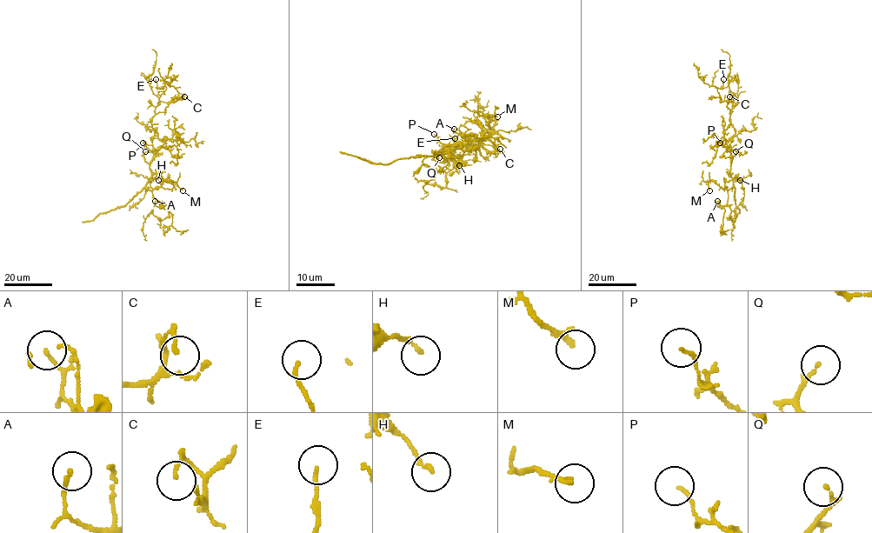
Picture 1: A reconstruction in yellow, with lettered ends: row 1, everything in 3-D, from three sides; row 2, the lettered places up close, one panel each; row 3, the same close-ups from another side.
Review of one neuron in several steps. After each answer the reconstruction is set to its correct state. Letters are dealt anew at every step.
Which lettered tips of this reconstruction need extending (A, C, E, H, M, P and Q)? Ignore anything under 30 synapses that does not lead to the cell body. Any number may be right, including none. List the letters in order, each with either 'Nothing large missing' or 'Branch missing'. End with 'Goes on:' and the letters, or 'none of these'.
A: Nothing large missing
C: Nothing large missing
E: Nothing large missing
H: Nothing large missing
M: Branch missing
P: Nothing large missing
Q: Branch missing
Goes on: M, Q

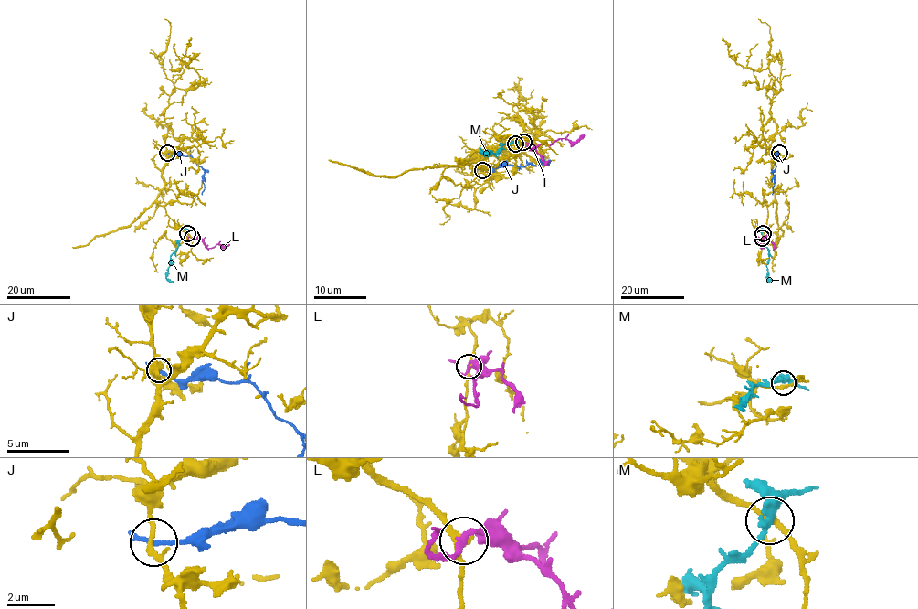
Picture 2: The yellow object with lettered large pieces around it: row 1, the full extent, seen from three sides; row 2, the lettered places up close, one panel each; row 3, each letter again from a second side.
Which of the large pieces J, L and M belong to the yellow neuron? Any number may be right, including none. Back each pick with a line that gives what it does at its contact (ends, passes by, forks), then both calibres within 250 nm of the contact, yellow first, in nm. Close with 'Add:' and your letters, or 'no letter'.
Add: no letter

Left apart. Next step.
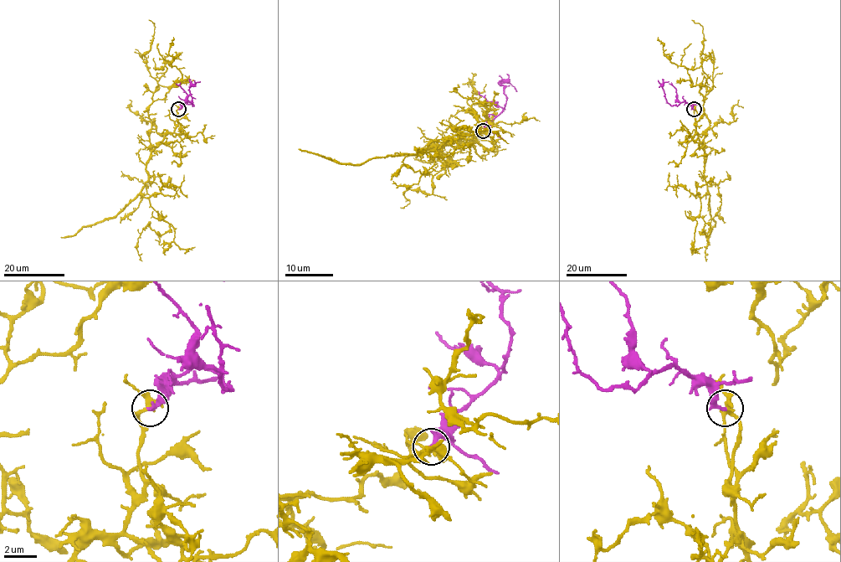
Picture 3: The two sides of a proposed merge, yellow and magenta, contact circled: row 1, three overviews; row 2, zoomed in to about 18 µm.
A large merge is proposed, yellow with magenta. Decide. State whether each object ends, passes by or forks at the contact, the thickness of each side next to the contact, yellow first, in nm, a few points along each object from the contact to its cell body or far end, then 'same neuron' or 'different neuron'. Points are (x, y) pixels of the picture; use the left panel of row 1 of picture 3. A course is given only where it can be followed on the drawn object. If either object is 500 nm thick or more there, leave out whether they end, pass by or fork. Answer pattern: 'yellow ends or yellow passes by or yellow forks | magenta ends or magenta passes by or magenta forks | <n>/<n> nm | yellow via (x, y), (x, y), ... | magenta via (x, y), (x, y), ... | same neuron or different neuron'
yellow passes by | magenta ends | 280/280 nm | yellow via (179, 109), (175, 130), (151, 152), (141, 192), (170, 229), (158, 235), (144, 229), (137, 249), (142, 260) | magenta via (179, 109), (187, 101), (193, 105), (189, 87), (200, 81) | same neuron

